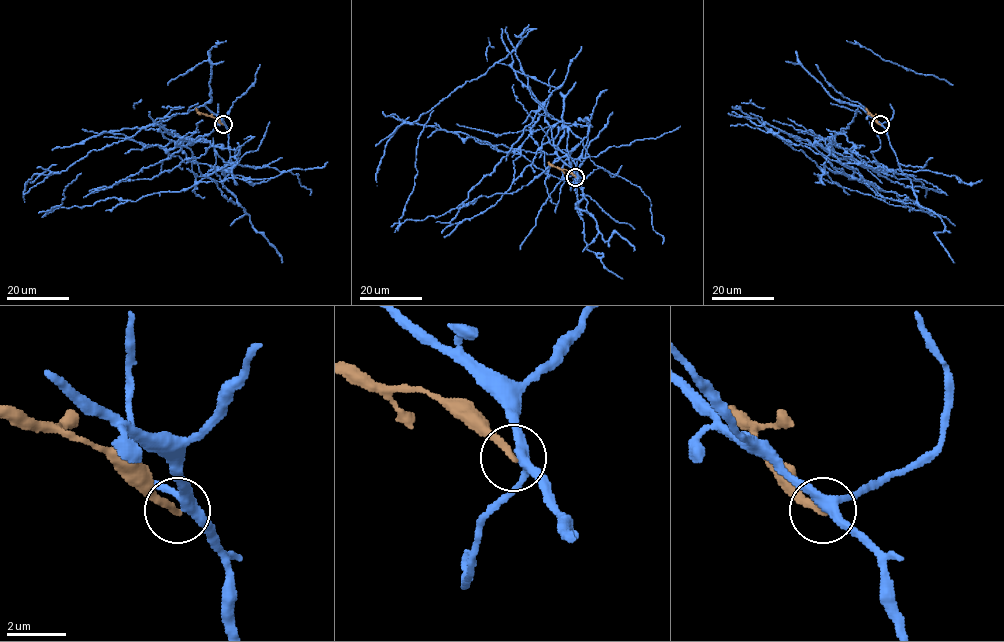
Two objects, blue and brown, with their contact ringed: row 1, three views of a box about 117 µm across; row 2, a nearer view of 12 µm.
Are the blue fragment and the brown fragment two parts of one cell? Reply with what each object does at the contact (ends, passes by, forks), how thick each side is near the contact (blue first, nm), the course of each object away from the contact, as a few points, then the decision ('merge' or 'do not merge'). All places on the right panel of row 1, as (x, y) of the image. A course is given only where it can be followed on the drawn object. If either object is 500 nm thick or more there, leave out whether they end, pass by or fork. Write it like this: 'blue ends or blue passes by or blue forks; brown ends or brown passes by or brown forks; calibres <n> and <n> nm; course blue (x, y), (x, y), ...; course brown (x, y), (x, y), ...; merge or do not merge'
blue forks; brown ends; calibres 300 and 240 nm; course blue (880, 125), (915, 204), (881, 197), (766, 128), (826, 173), (868, 181), (889, 202); course brown (880, 125), (866, 108); do not merge

